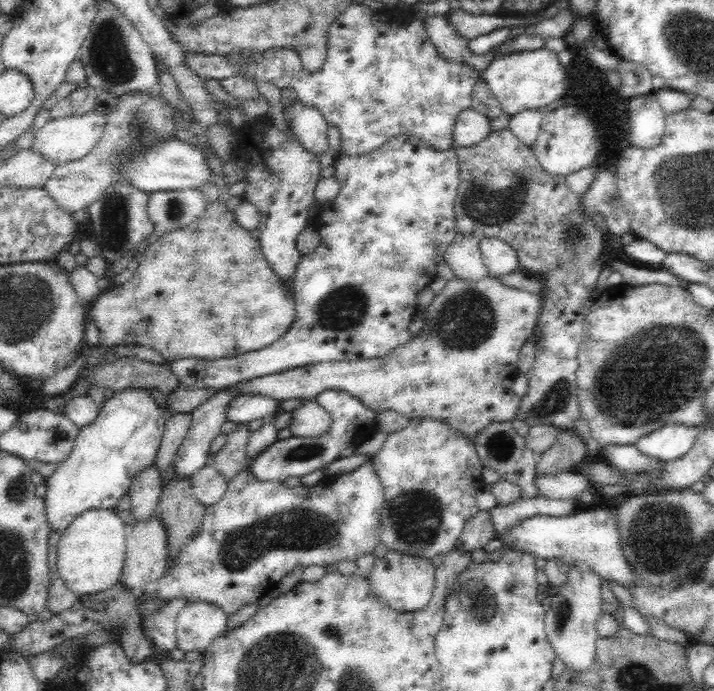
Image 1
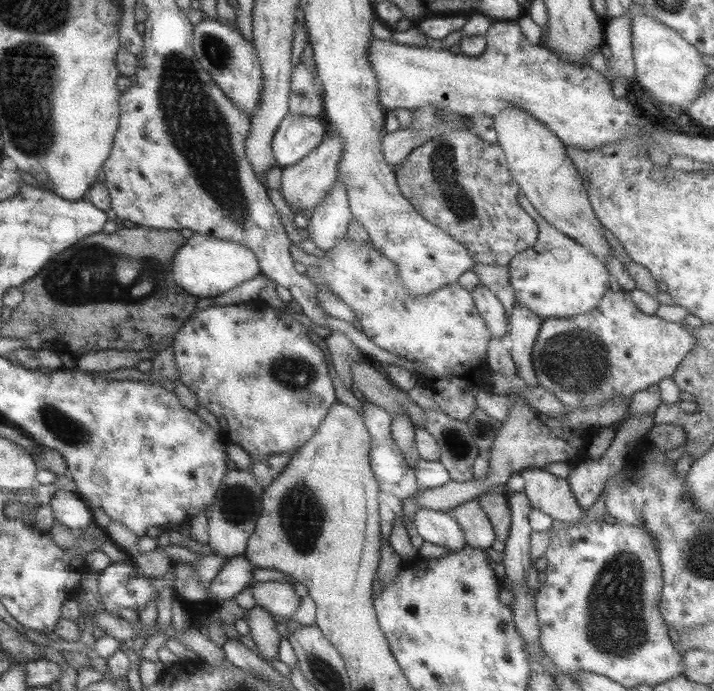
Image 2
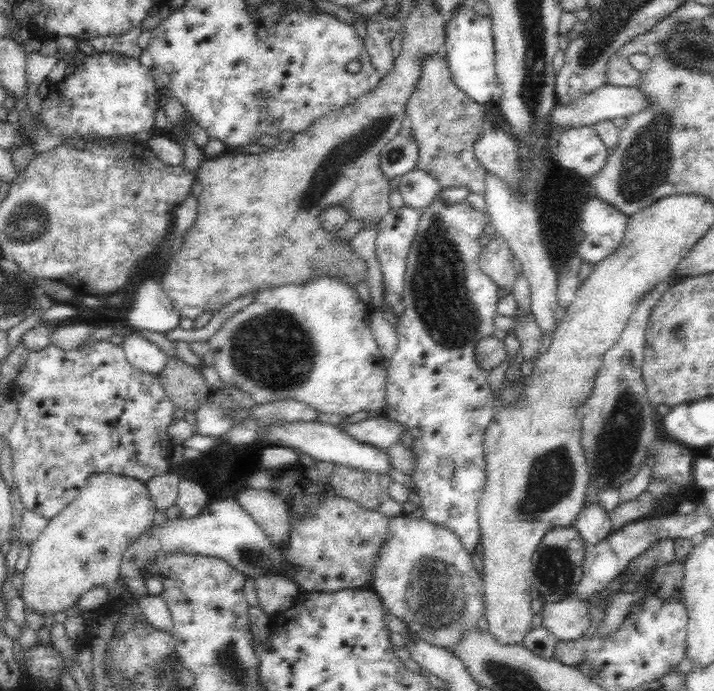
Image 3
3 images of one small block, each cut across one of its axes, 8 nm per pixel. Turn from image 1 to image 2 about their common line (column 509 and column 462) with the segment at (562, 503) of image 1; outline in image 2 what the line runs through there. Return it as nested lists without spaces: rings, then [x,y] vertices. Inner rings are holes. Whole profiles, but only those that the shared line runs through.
[[[478,499],[464,502],[464,504],[452,509],[450,513],[455,517],[456,522],[462,526],[468,545],[474,548],[487,549],[497,539],[494,527]]]

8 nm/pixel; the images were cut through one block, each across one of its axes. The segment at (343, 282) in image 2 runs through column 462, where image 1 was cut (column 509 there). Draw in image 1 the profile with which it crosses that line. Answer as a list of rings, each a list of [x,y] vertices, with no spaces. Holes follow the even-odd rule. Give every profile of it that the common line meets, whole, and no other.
[[[488,276],[479,282],[464,281],[458,278],[447,281],[445,288],[440,292],[438,296],[434,296],[432,303],[421,310],[421,317],[424,320],[424,327],[415,336],[411,337],[409,342],[406,342],[403,346],[396,348],[391,354],[385,355],[381,358],[372,358],[362,360],[359,362],[322,362],[317,364],[310,364],[307,366],[298,366],[296,368],[290,368],[290,370],[284,370],[284,372],[278,372],[274,374],[268,374],[263,377],[252,377],[252,380],[244,380],[244,382],[236,382],[232,386],[226,386],[225,388],[218,388],[214,391],[218,392],[220,389],[236,389],[236,394],[260,394],[270,398],[274,398],[277,401],[288,400],[289,398],[301,398],[304,400],[315,399],[321,392],[325,390],[344,390],[348,394],[354,395],[358,400],[364,403],[364,406],[376,410],[376,414],[385,412],[385,410],[394,410],[403,416],[406,416],[409,420],[416,418],[432,418],[438,422],[446,423],[446,425],[452,427],[452,431],[460,433],[460,435],[467,436],[470,440],[474,441],[476,435],[483,432],[486,427],[490,426],[494,422],[512,421],[516,412],[518,412],[521,398],[514,393],[513,382],[519,373],[518,358],[520,358],[520,350],[522,346],[528,342],[534,335],[537,323],[540,317],[541,307],[543,301],[542,296],[530,293],[528,291],[522,291],[514,289],[512,287],[506,287],[502,285],[500,281],[492,276]]]

